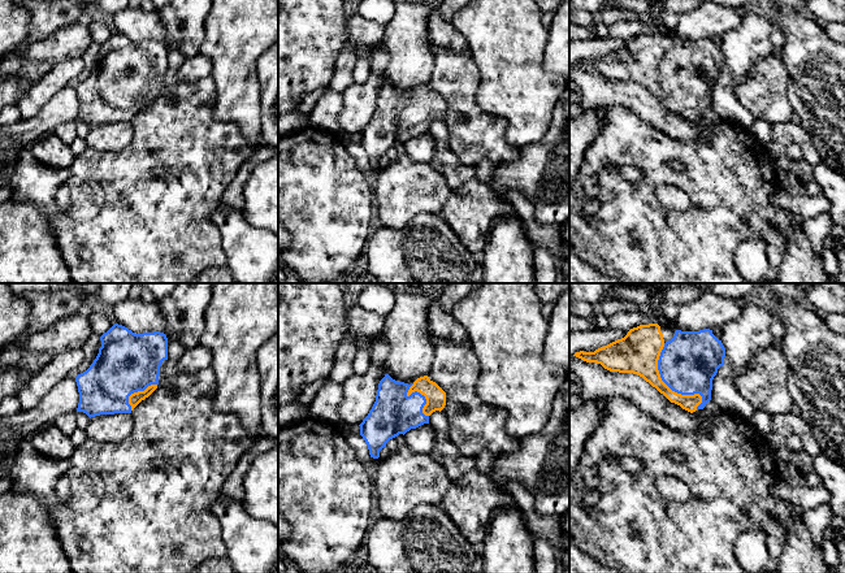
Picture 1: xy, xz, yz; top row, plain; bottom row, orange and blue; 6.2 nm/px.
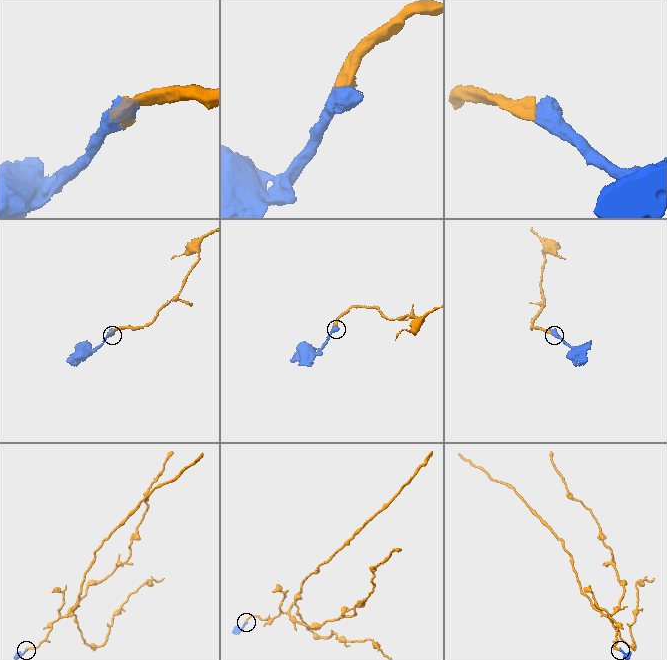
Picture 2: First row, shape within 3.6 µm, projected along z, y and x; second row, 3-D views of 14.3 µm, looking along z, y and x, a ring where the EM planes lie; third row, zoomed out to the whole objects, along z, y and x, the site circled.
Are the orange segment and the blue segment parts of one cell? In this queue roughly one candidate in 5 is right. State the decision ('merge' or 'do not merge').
merge

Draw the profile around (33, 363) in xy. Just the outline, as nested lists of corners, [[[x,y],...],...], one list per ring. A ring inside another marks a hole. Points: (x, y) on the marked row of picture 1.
[[[26,353],[21,360],[12,368],[18,368],[21,370],[29,372],[31,376],[35,376],[42,368],[44,368],[53,355],[51,353]]]

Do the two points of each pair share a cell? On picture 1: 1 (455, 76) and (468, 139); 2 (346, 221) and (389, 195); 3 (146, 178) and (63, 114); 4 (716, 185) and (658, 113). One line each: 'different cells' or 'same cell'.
1: same cell
2: different cells
3: different cells
4: different cells

